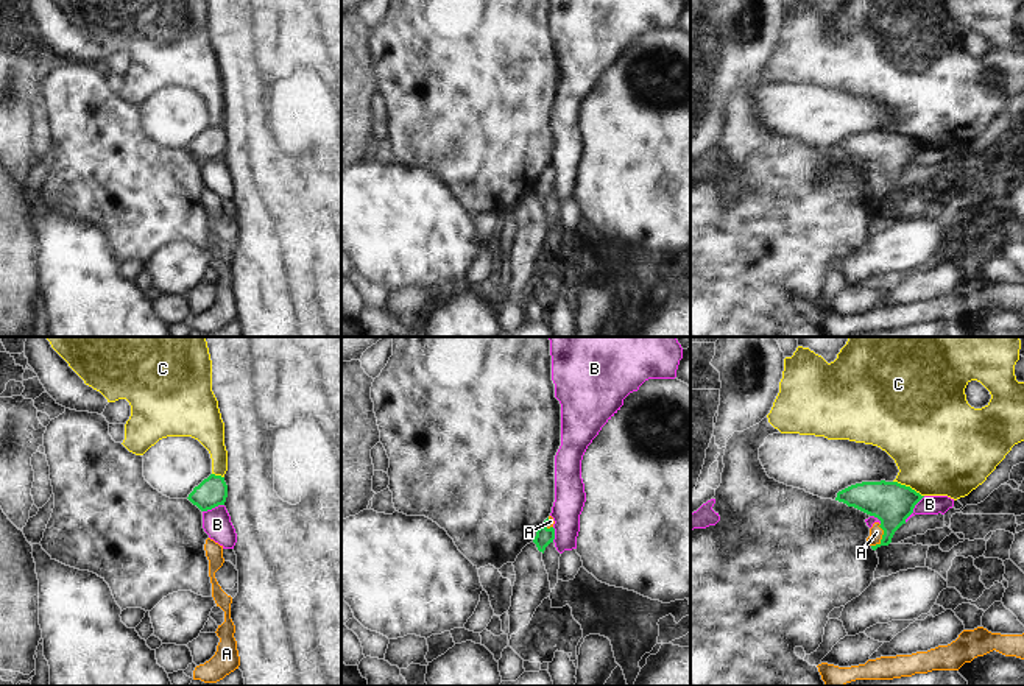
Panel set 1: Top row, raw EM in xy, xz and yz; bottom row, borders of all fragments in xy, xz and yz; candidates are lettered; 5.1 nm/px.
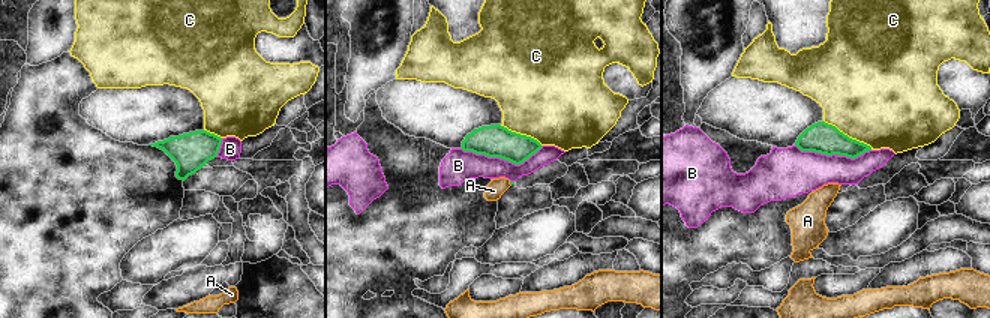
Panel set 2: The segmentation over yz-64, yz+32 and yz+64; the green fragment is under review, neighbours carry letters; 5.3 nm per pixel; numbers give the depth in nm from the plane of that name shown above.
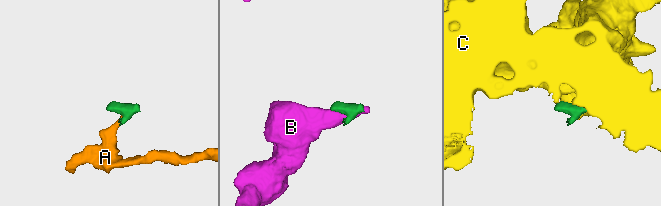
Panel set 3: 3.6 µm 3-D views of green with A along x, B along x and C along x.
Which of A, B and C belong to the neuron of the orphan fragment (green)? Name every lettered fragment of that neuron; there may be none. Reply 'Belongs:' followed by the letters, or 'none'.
Belongs: A

